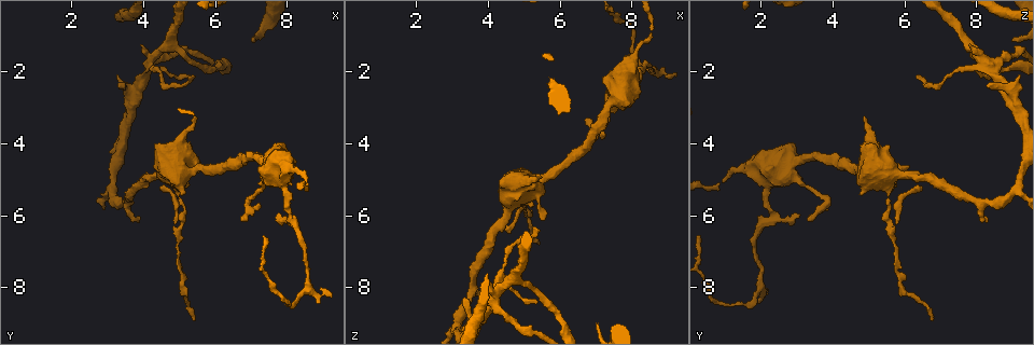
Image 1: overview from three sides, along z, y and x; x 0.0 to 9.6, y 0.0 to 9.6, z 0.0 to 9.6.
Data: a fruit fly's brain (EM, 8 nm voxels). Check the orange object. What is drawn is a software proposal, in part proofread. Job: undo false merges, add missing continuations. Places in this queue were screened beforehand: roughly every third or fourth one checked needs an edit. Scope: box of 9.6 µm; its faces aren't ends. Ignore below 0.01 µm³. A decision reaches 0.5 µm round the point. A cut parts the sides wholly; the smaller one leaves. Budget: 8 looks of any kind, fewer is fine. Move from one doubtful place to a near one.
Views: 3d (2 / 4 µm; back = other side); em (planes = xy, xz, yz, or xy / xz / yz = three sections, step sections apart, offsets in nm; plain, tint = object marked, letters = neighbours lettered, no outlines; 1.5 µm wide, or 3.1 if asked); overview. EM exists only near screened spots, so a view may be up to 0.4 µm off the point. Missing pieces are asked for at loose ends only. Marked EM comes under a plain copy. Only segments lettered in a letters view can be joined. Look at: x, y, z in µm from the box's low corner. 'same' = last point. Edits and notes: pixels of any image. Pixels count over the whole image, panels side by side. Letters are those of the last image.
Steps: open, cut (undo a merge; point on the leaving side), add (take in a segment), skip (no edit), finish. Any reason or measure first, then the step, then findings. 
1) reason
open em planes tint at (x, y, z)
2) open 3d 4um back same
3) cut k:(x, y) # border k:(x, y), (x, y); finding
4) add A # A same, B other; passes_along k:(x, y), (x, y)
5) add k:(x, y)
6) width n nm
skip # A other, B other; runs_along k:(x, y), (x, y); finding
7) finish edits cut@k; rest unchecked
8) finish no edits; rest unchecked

long arm stops here
open 3d 2um at (7.05, 1.10, 9.05)

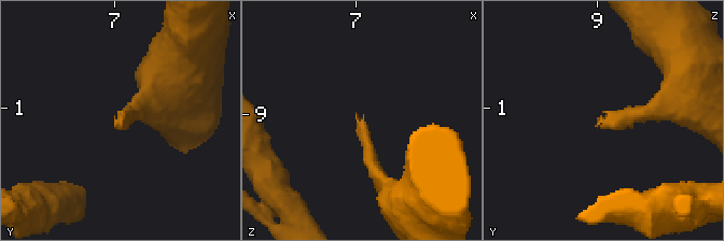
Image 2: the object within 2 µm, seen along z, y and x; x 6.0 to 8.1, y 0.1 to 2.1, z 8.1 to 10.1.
open em xz step 4 tint at (6.98, 1.12, 9.00)

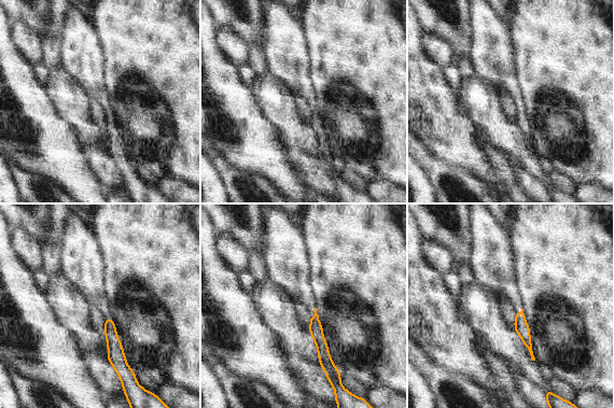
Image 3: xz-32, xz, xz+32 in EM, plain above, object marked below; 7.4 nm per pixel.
open em planes letters same

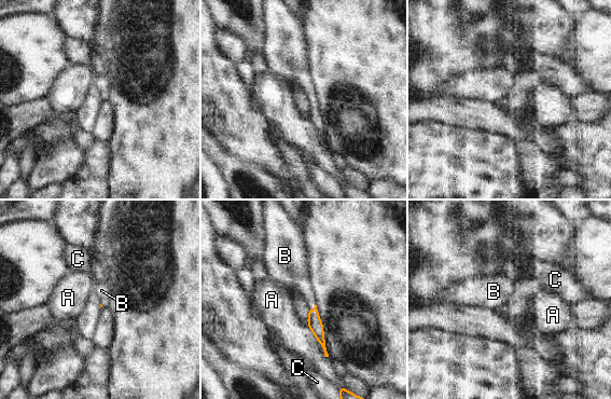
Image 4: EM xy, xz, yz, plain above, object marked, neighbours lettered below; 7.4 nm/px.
add 4:(296, 279) # A other, B same, C other; passes_along 4:(314, 322), (314, 307), (296, 279); the neuron continues

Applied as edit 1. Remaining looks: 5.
see it whole again
open overview

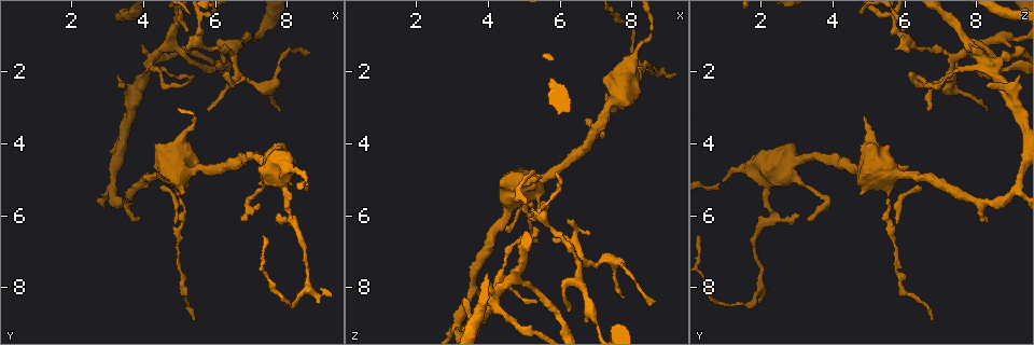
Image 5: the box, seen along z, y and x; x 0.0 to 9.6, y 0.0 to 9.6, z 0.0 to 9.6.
branch stops here
open 3d 4um back at (5.50, 4.65, 6.10)

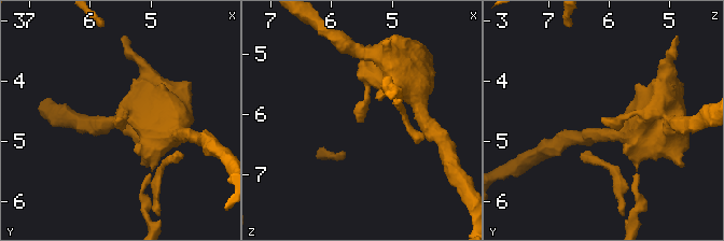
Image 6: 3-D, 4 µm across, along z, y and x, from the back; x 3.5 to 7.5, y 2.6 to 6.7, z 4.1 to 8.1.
need the tissue
open em planes letters at (5.55, 4.55, 6.10)

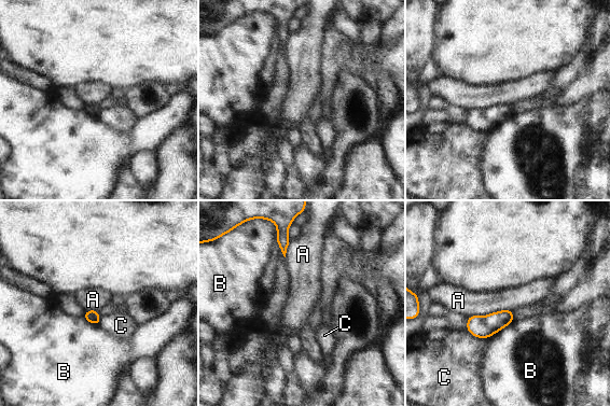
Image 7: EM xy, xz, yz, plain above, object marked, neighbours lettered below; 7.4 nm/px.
skip # A other, B other, C other; border 7:(512, 309), (468, 318); no lettered segment goes on from it

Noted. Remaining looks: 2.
abrupt turn
open 3d 2um at (8.10, 8.50, 0.80)

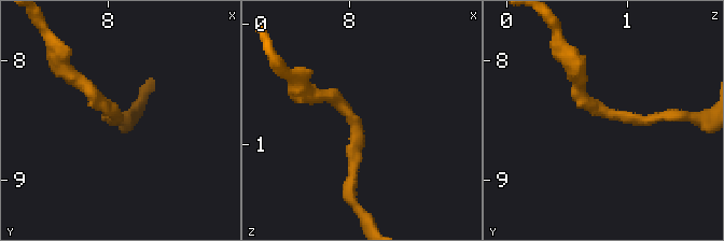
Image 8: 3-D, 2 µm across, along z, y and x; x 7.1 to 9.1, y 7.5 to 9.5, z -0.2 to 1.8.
open em planes letters at (8.02, 8.40, 0.80)

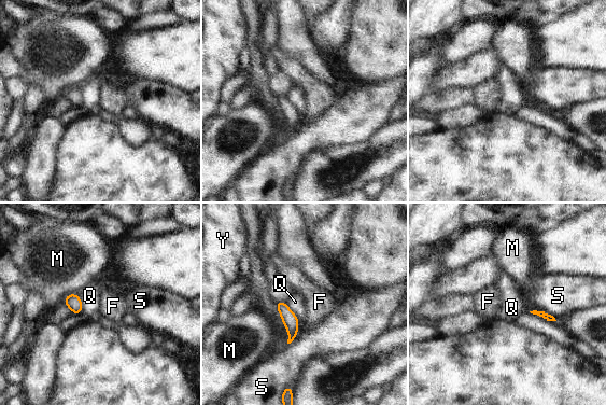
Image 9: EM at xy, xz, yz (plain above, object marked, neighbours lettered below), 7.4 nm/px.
skip # F other, M other, Q other, S other, Y other; border 9:(76, 293), (70, 293), (62, 299); continuous, no second neuron

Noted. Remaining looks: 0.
finish edits add@4; rest unchecked

